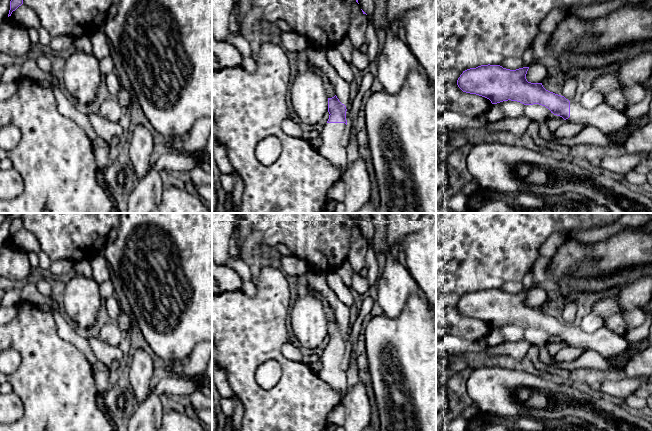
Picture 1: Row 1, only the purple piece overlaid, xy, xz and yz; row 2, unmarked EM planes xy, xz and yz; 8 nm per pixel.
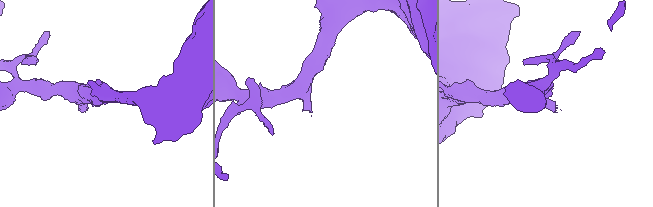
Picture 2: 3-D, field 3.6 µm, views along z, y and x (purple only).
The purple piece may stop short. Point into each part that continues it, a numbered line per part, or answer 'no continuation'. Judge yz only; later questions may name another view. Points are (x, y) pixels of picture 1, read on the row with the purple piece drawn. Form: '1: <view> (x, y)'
1: yz (610, 121)

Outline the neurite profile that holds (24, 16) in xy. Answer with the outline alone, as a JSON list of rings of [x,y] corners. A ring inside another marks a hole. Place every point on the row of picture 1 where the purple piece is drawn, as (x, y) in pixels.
[[[24,4],[13,11],[8,19],[25,29],[35,28],[38,30],[41,27],[37,13]]]

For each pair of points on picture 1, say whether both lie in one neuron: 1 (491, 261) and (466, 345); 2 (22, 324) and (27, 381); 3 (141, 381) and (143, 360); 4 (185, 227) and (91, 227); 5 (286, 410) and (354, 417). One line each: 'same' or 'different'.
1: different
2: same
3: same
4: different
5: different

